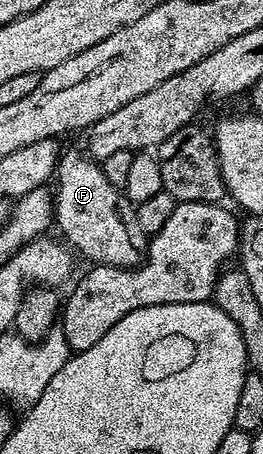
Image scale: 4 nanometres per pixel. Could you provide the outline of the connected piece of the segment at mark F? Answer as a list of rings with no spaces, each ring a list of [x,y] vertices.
[[[68,148],[61,154],[54,176],[54,221],[66,235],[65,240],[89,262],[99,266],[136,267],[147,254],[147,234],[136,223],[135,206],[127,196],[107,181],[103,168],[83,150]]]

